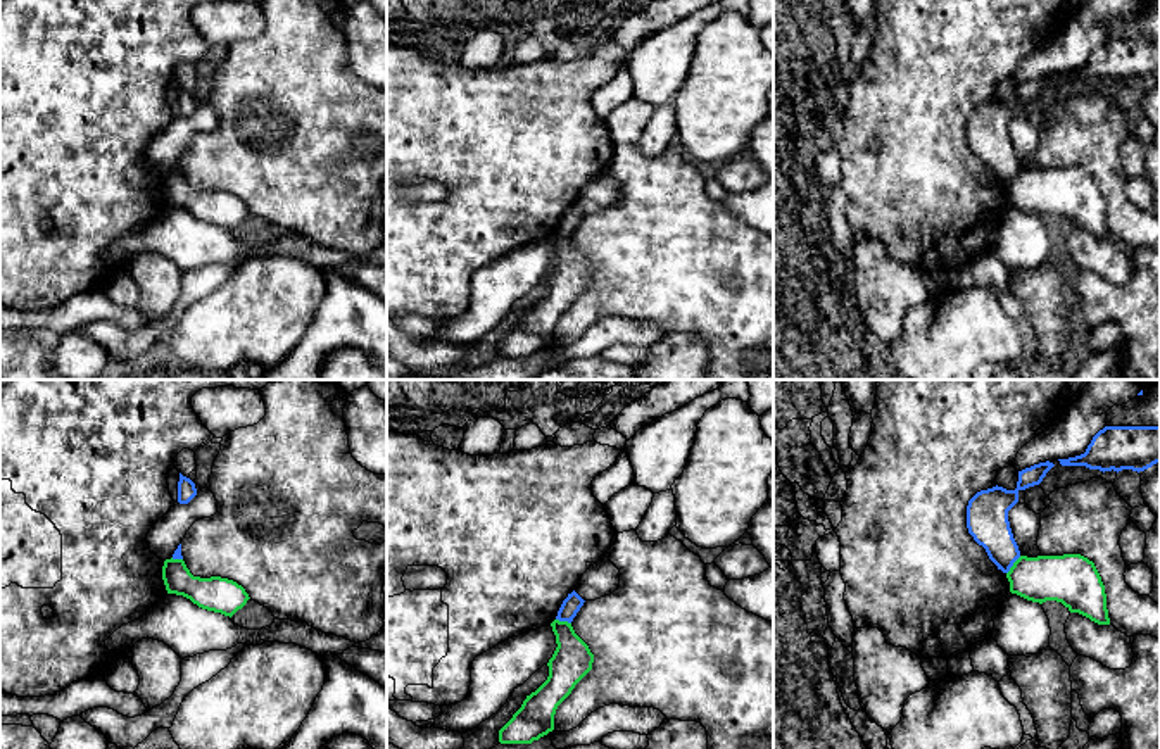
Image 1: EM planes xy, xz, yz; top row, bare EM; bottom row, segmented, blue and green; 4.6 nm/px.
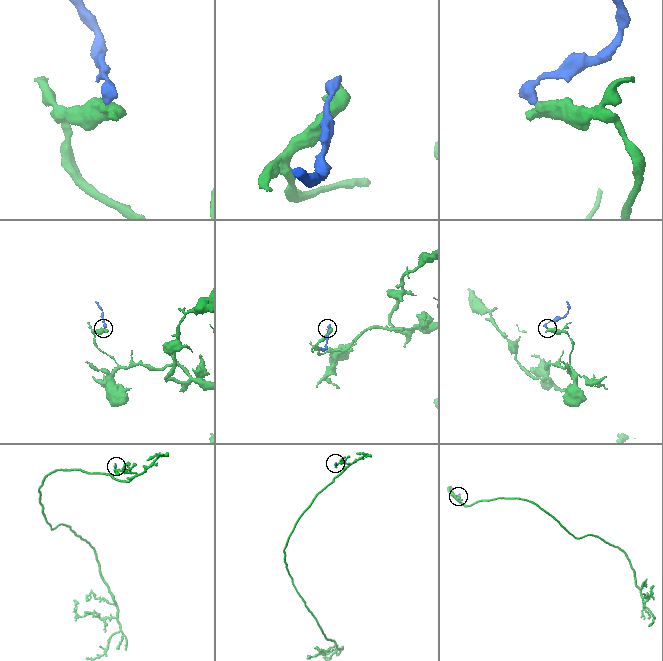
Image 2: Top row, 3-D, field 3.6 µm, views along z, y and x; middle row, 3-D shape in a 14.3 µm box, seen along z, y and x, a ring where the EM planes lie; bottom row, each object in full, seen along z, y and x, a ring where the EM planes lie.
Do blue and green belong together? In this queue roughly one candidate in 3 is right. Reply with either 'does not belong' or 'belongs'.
does not belong

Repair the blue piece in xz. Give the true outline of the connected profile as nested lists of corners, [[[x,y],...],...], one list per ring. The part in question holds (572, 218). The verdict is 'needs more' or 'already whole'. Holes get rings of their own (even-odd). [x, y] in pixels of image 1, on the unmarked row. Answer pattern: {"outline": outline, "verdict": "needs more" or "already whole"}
{"outline": [[[573,204],[568,207],[568,211],[563,214],[556,233],[571,236],[580,221],[583,219],[583,212]]], "verdict": "already whole"}

